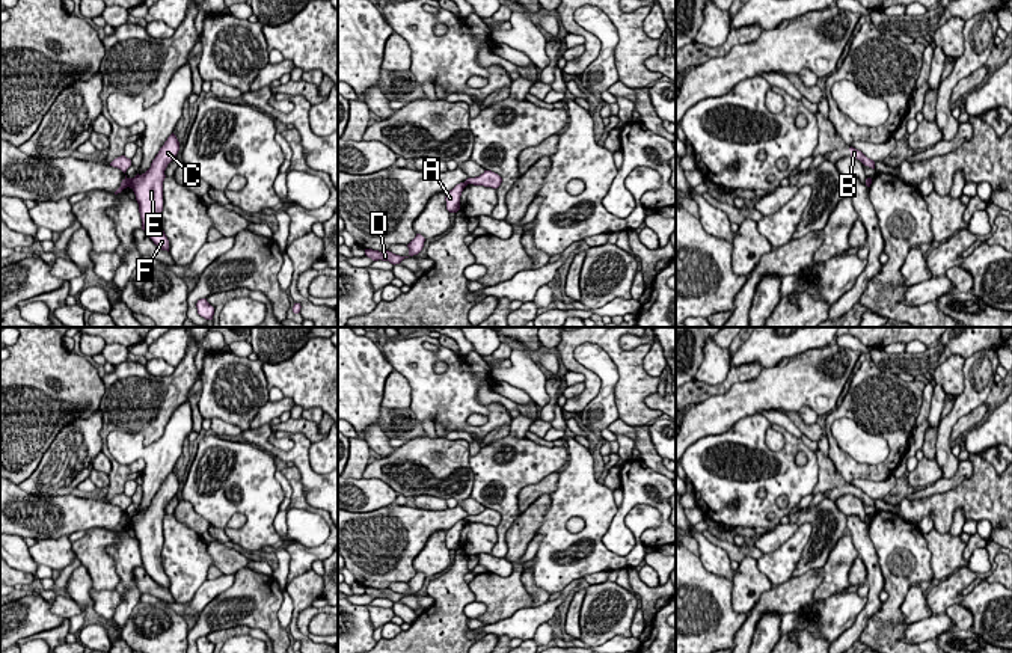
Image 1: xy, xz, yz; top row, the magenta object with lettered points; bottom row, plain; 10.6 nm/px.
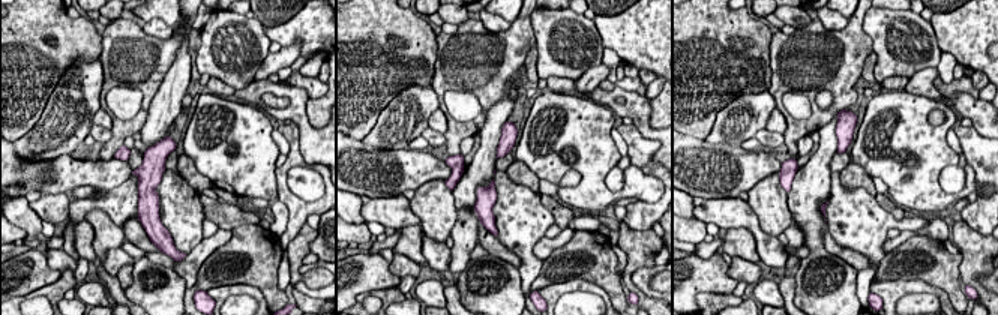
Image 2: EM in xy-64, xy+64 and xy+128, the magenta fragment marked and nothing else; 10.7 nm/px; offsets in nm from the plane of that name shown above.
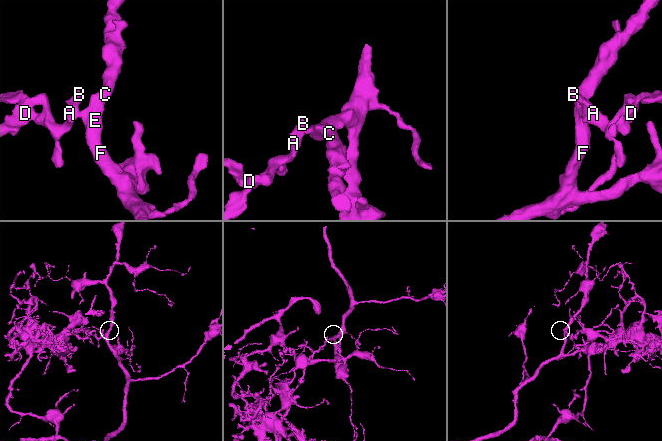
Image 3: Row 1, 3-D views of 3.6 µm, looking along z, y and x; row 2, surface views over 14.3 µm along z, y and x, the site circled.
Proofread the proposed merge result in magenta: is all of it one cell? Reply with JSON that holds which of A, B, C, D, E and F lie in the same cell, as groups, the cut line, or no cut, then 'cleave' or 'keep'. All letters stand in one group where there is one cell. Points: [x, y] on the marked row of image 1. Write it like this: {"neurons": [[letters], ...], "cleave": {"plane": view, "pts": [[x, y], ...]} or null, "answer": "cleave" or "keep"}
{"neurons": [["A", "B", "D"], ["C", "E", "F"]], "cleave": {"plane": "xy", "pts": [[127, 178], [128, 186]]}, "answer": "cleave"}

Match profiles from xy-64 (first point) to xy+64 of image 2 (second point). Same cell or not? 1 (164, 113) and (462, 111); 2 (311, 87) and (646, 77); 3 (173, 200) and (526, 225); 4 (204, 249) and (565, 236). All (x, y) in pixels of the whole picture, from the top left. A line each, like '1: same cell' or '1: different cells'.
1: same cell
2: different cells
3: same cell
4: same cell

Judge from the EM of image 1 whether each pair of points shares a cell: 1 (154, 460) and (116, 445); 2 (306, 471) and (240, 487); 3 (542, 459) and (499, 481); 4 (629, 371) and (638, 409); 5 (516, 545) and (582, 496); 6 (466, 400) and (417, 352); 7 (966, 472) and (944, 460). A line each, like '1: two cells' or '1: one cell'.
1: one cell
2: two cells
3: one cell
4: one cell
5: two cells
6: one cell
7: two cells

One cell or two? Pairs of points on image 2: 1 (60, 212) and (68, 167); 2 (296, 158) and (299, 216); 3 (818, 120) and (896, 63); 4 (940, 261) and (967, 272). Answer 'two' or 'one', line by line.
1: two
2: one
3: two
4: two

